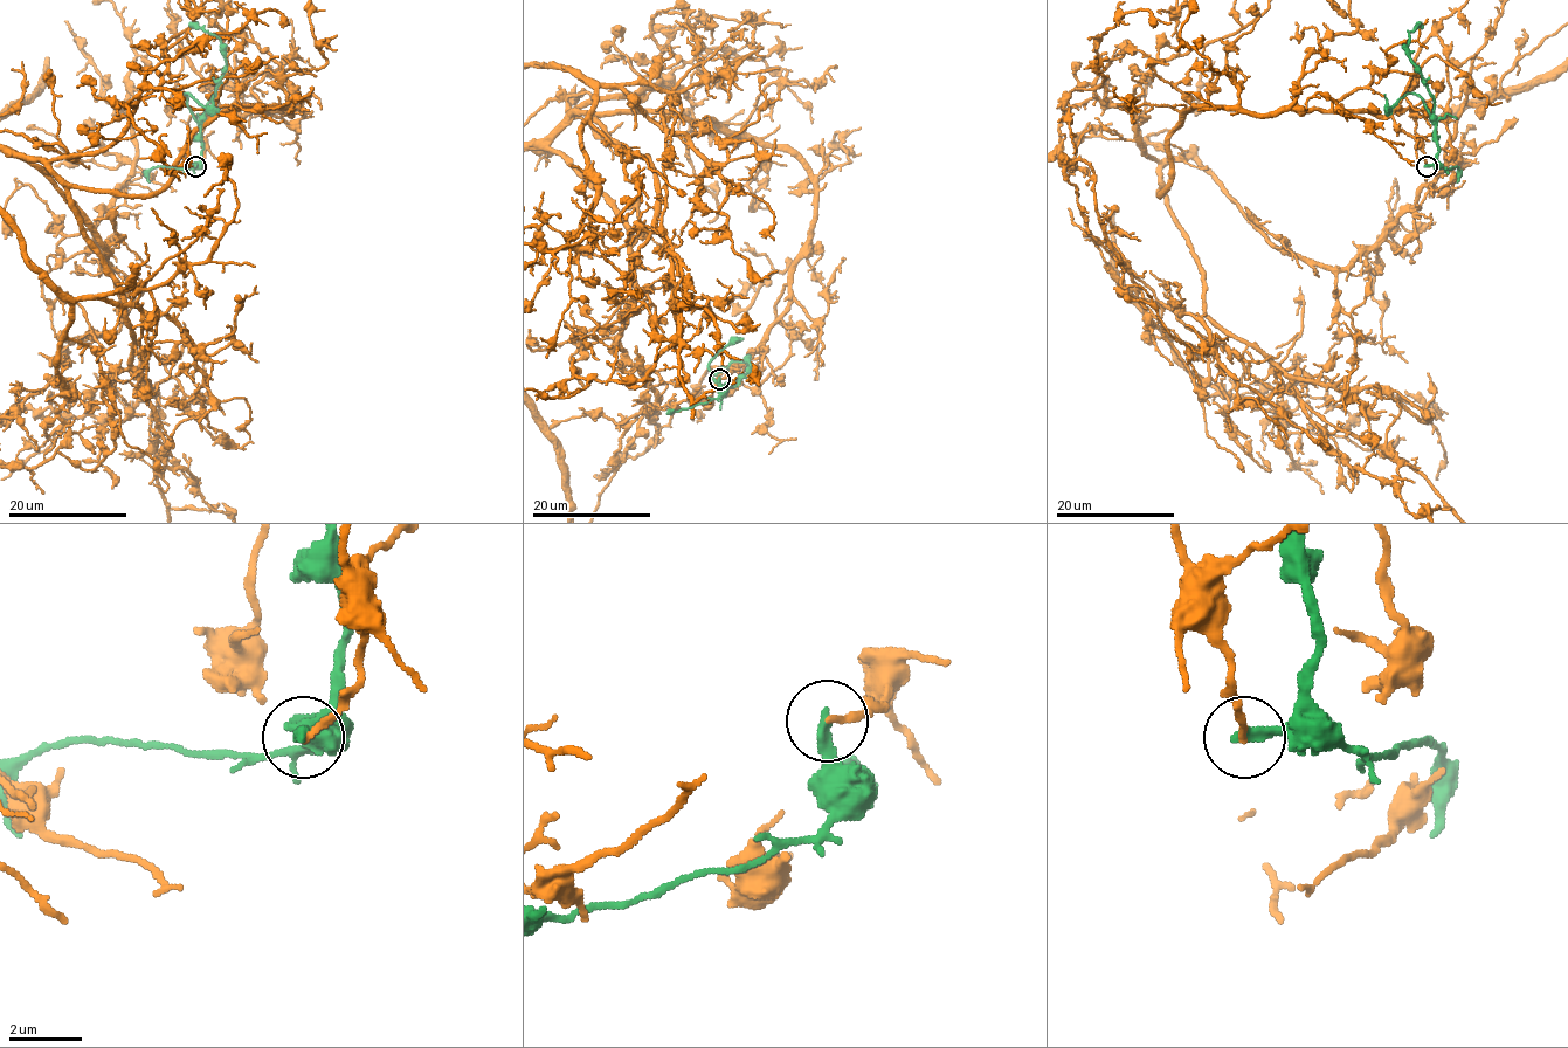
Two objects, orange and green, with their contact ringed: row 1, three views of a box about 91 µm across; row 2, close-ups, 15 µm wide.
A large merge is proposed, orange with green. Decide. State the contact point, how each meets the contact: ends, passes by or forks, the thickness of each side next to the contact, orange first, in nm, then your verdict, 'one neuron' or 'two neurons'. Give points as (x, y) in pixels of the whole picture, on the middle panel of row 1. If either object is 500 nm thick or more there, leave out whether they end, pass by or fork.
place (719, 379); orange ends; green ends; calibres 180 and 320 nm; two neurons

